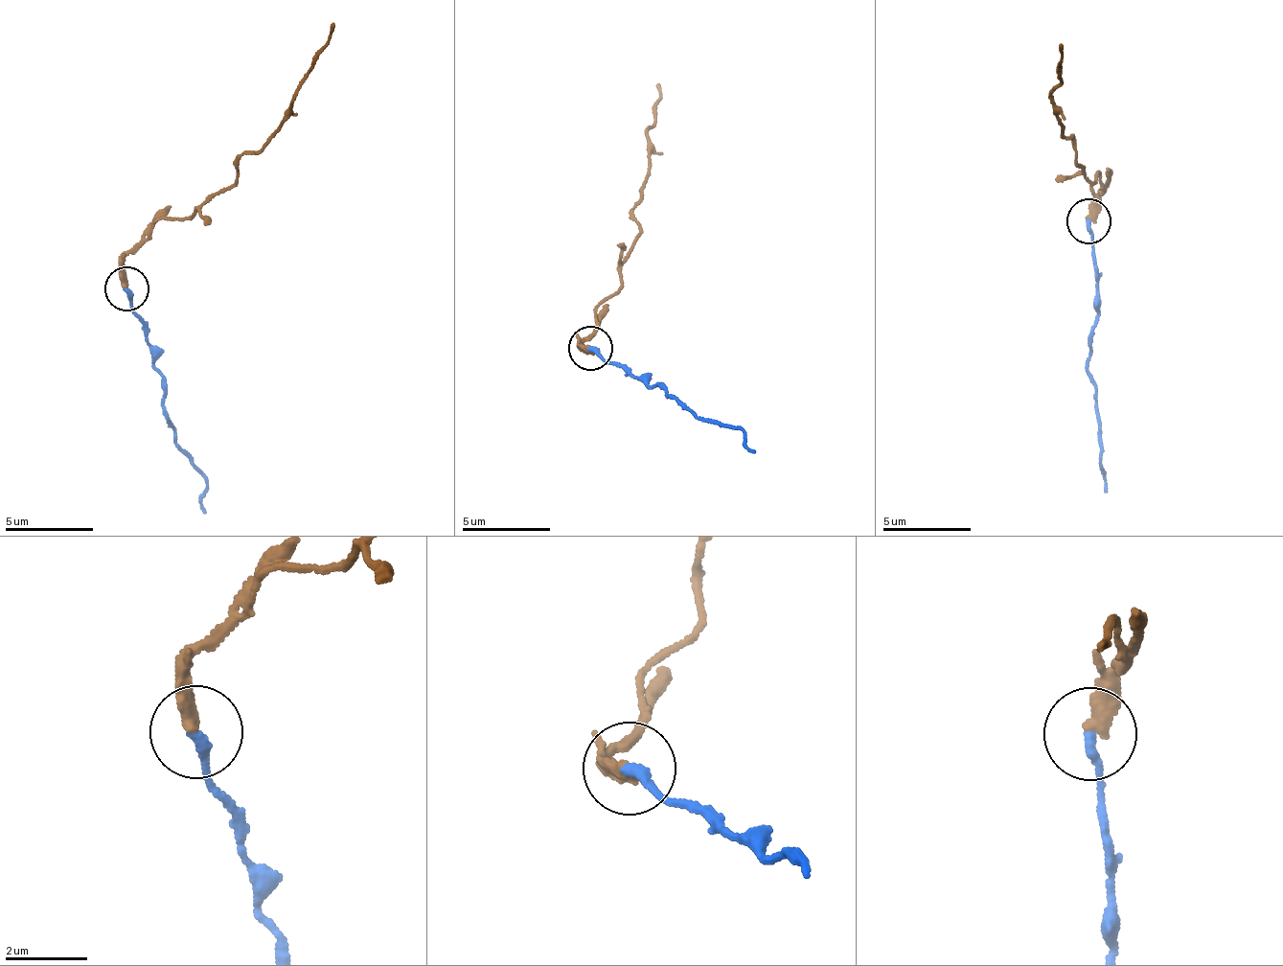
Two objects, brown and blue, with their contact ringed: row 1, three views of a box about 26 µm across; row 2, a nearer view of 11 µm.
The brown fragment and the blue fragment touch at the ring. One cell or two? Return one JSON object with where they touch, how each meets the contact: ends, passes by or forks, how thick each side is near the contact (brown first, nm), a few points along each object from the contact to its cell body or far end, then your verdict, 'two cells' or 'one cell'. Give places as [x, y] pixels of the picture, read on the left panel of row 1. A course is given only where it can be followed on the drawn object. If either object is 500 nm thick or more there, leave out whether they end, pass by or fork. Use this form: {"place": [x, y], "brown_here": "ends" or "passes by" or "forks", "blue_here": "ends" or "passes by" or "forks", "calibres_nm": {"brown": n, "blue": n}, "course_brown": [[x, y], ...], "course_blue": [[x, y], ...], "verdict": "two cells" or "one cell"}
{"place": [126, 288], "brown_here": "ends", "blue_here": "ends", "calibres_nm": {"brown": 380, "blue": 240}, "course_brown": [[126, 288], [123, 262], [149, 236], [153, 220], [191, 214], [234, 184], [238, 156], [266, 148], [332, 21]], "course_blue": [[126, 288], [146, 333], [168, 426], [179, 452], [205, 481], [204, 514]], "verdict": "two cells"}

